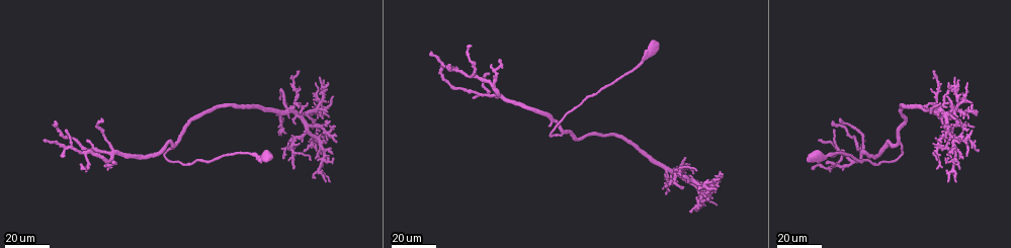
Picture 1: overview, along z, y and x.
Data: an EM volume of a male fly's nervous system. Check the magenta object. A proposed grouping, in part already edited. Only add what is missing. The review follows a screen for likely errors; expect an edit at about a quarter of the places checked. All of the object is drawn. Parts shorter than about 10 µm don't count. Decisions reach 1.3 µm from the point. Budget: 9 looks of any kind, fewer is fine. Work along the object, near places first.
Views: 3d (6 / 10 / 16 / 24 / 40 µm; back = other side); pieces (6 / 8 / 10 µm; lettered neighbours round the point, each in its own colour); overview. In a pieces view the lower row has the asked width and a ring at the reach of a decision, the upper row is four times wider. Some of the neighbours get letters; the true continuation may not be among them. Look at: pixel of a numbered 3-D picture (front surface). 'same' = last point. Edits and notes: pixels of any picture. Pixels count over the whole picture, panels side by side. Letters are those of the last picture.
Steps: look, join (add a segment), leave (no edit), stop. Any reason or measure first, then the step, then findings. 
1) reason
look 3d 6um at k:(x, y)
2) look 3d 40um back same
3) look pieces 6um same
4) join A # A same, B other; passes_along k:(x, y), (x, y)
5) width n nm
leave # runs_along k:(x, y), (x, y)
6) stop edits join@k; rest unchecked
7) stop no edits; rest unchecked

free end
look 3d 24um at 1:(925, 107)

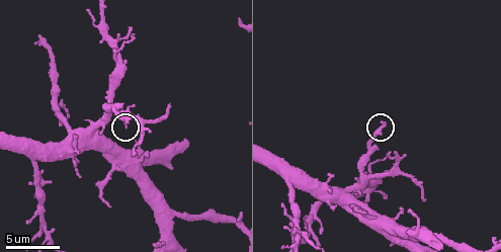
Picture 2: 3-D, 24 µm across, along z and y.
look pieces 8um at 2:(128, 120)

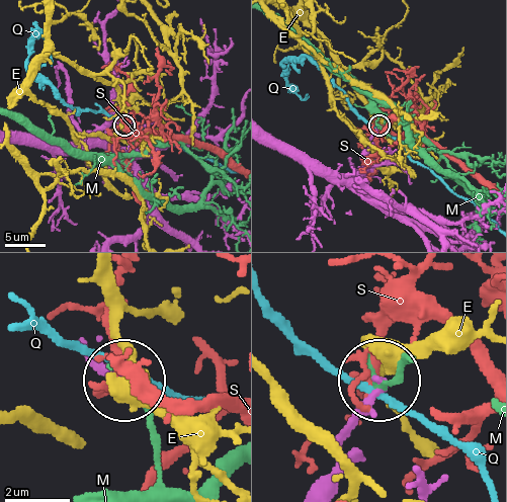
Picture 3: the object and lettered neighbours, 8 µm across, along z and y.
leave # E other, M other, Q other, S other; runs_along 3:(327, 486), (337, 437), (375, 383); none of them fits

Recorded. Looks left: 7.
branch stops here
look 3d 40um at 1:(86, 140)

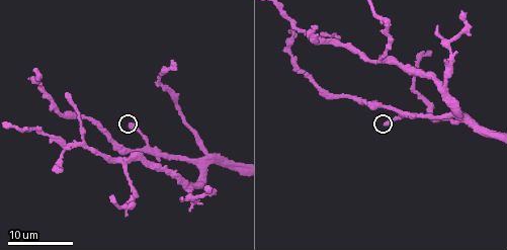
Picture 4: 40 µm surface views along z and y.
look 3d 10um at 4:(384, 125)

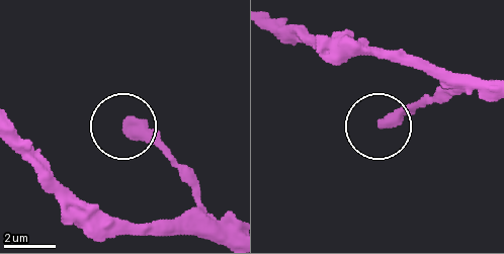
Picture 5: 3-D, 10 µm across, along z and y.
what lies round it
look pieces 6um at 5:(130, 122)

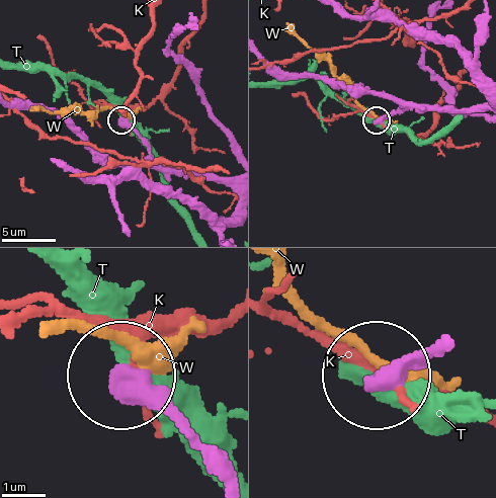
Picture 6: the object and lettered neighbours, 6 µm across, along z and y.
width 440 nm
leave # K other, T other, W other; runs_along 6:(231, 182), (176, 175), (152, 155), (122, 120); none of them fits

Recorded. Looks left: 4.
thick end
look 3d 24um at 4:(66, 93)

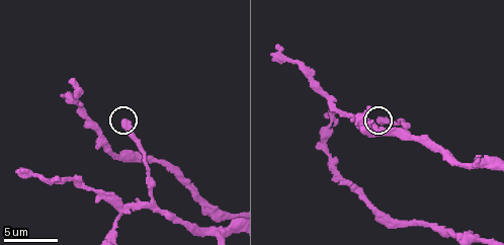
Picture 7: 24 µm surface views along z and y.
look pieces 10um at 7:(123, 123)

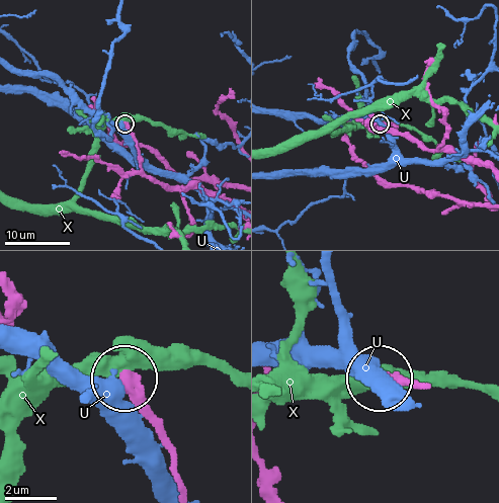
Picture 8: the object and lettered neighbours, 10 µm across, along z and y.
leave # U other, X other; runs_along 8:(182, 489), (165, 430), (123, 380); none of them fits

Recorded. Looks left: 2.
free end
look pieces 10um at 7:(271, 53)

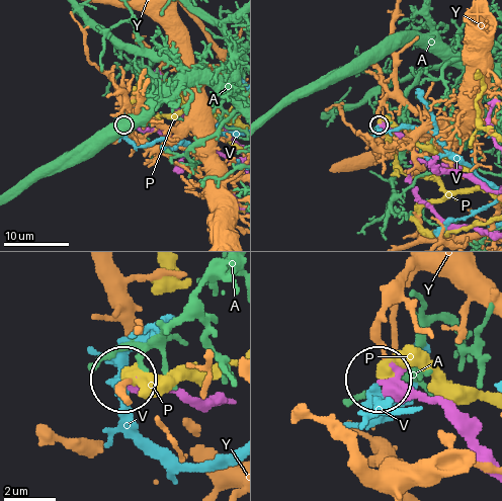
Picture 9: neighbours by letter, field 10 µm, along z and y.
width 360 nm
leave # A other, P other, V other, Y other; runs_along 9:(489, 457), (443, 412), (381, 382); no lettered segment goes on from it

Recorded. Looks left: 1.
stop no edits; rest unchecked

